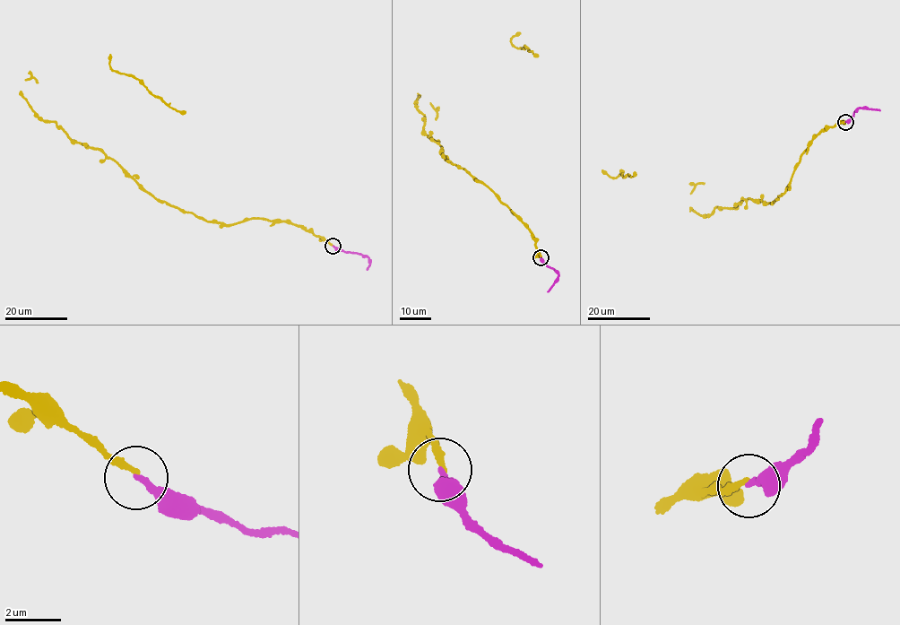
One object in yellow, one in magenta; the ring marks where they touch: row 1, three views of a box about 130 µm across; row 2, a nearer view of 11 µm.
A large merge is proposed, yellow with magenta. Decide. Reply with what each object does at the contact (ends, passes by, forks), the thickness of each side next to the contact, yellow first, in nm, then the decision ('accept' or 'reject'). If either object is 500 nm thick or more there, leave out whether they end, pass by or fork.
yellow ends there; magenta ends there; 220 nm thick on the yellow side, 240 nm on the other; accept

